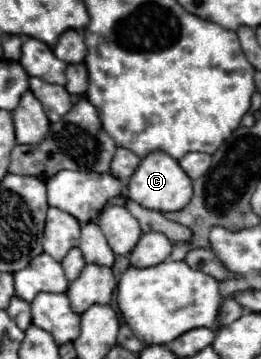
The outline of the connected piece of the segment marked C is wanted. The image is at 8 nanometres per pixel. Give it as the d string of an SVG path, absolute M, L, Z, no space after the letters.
M156 151L156 155L146 155L140 161L140 167L128 181L126 197L146 209L154 209L162 213L180 211L192 199L192 181L188 179L188 175L184 175L184 169L178 165L176 159L172 159L170 155L160 155L160 151Z

